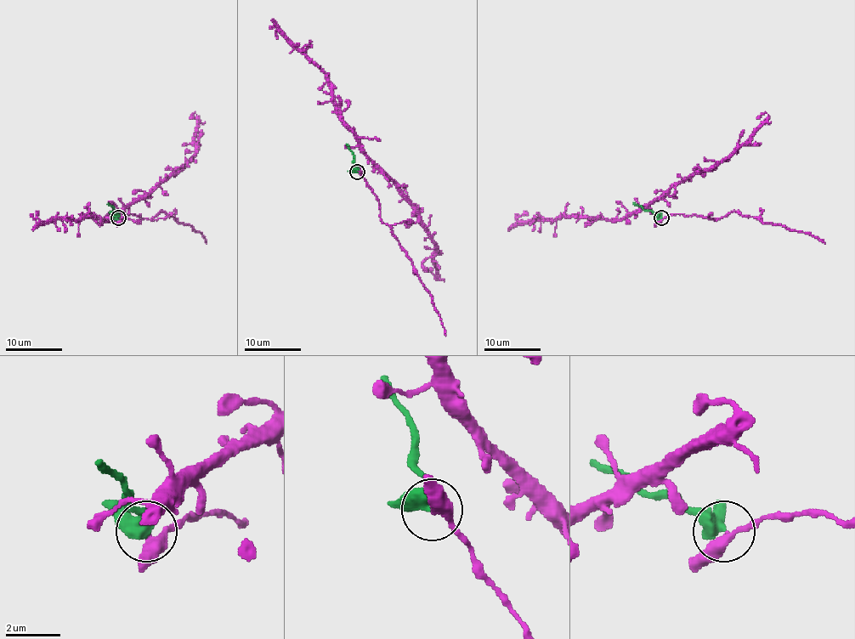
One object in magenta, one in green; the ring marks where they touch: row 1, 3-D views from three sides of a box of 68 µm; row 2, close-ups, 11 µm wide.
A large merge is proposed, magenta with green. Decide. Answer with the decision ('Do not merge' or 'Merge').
Merge

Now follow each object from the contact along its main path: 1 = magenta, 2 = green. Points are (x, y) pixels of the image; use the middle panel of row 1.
1: (358, 172), (367, 161), (376, 165), (411, 206), (417, 222), (434, 245), (435, 279), (430, 268)
2: (358, 172), (348, 144)

